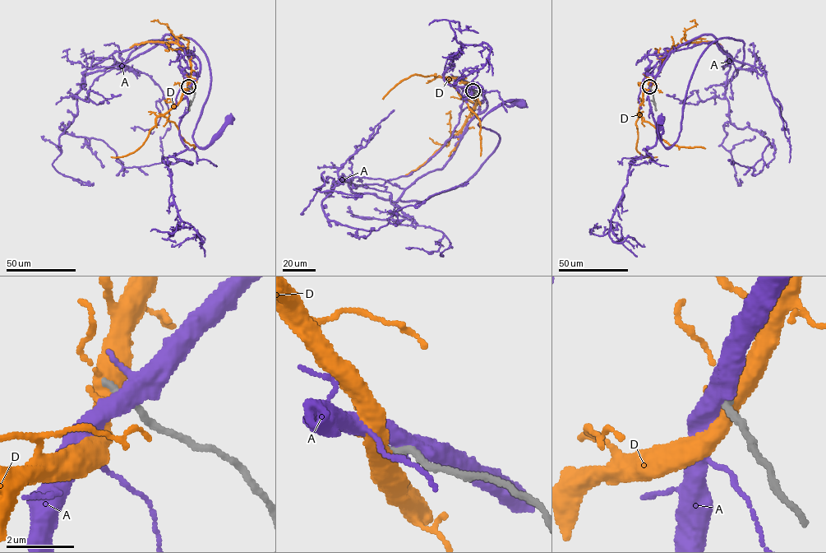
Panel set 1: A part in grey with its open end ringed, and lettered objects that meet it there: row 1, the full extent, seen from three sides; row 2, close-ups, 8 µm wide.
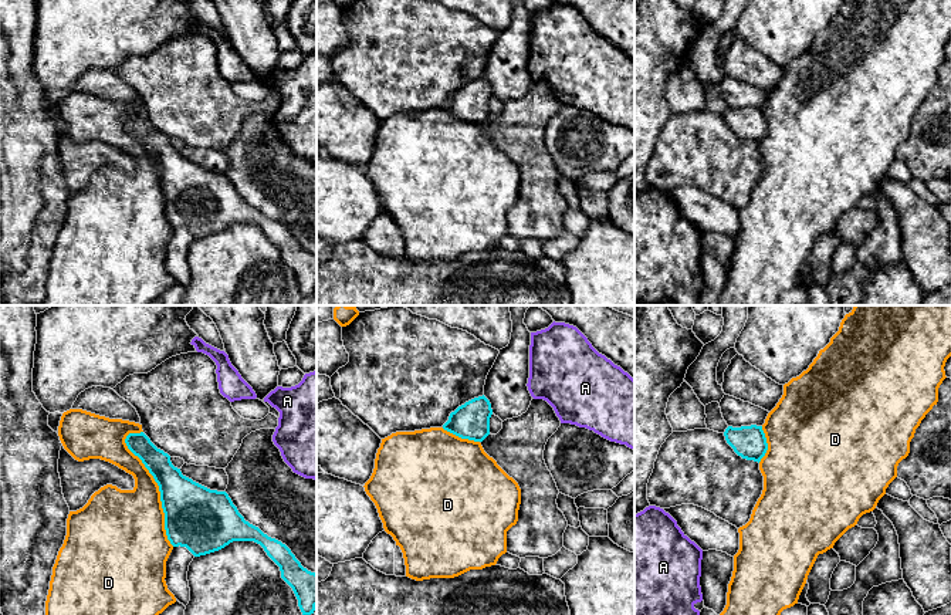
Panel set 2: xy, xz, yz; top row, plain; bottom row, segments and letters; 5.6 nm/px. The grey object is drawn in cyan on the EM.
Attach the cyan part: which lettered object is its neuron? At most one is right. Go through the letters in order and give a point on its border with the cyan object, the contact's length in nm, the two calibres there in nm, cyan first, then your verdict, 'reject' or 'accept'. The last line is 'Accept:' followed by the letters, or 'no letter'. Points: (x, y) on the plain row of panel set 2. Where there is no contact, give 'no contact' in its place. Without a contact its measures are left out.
A: no contact | reject
D: xy (159, 171) | 700 nm | 340/380 nm | reject
Accept: no letter

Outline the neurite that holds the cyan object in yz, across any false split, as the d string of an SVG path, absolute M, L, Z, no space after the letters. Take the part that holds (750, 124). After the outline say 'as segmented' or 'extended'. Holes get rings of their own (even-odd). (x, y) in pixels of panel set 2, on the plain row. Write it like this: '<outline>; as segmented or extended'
M762 108L732 109L724 115L710 111L673 114L661 126L647 165L650 187L670 190L681 186L703 189L737 210L745 207L764 172L759 143L768 132Z; extended

